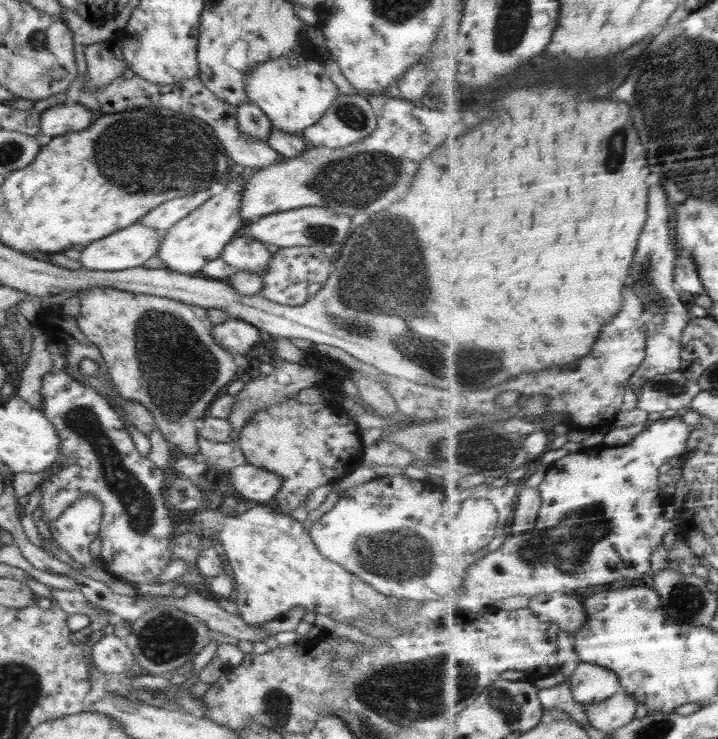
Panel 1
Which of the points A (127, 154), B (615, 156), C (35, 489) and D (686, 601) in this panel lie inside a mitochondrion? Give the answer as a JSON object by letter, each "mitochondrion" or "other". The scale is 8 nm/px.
{"A":"mitochondrion","B":"mitochondrion","C":"other","D":"mitochondrion"}

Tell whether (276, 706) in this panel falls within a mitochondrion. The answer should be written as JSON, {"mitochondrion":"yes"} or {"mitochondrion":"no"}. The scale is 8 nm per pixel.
{"mitochondrion":"yes"}

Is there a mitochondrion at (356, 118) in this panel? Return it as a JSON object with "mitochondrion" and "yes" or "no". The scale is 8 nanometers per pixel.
{"mitochondrion":"yes"}

